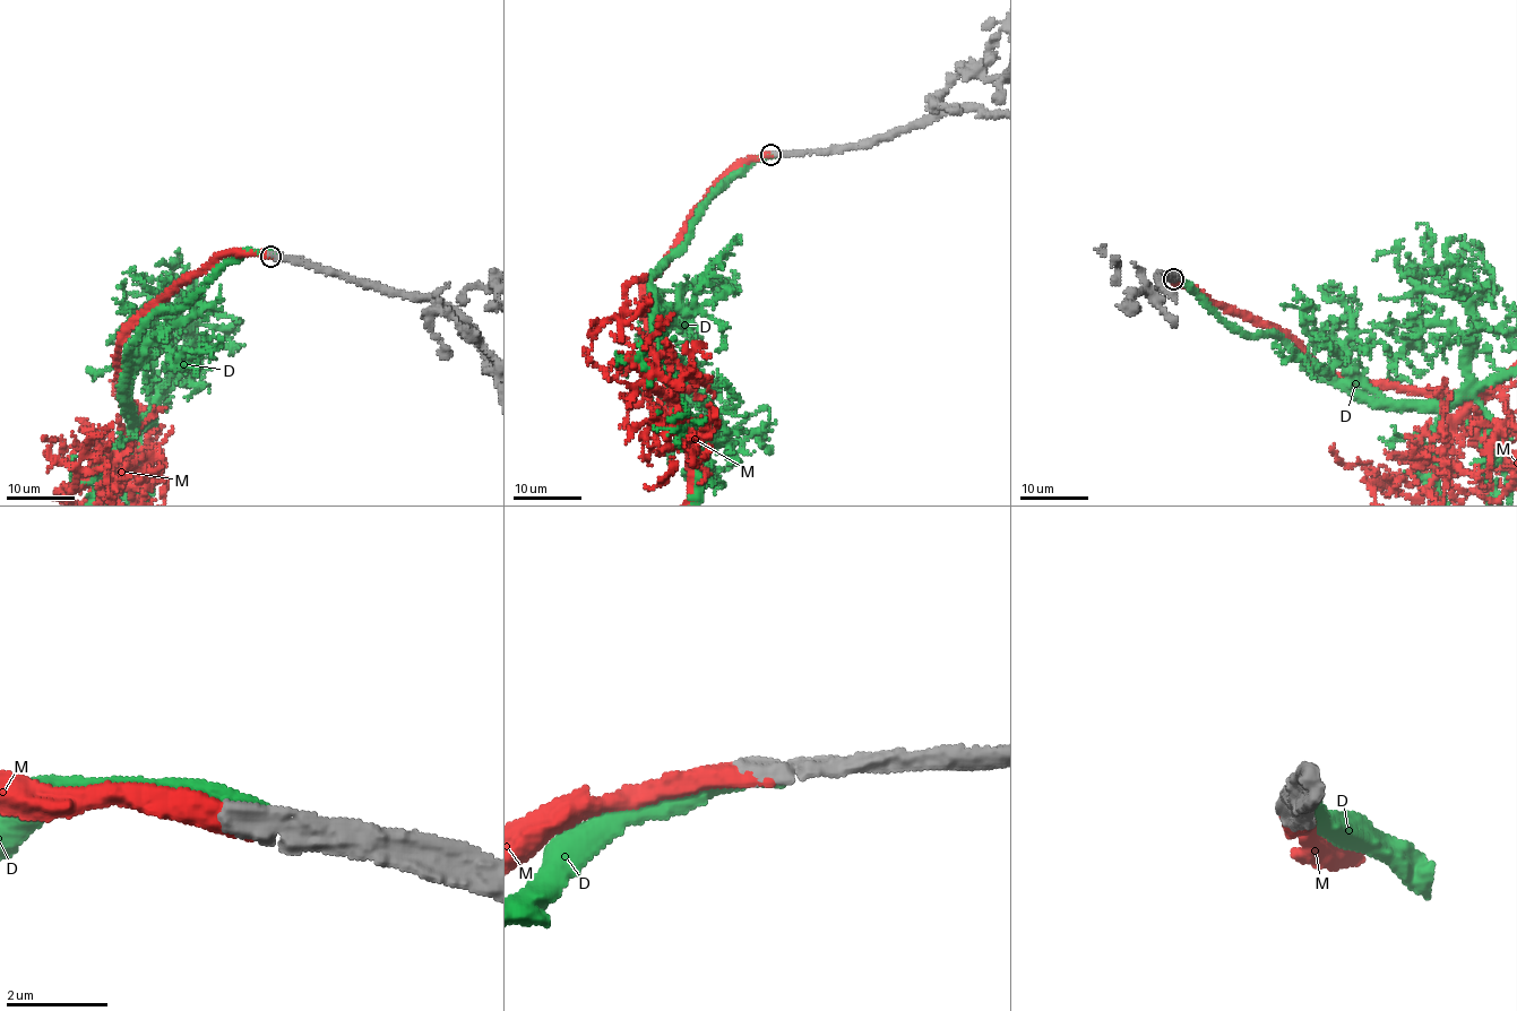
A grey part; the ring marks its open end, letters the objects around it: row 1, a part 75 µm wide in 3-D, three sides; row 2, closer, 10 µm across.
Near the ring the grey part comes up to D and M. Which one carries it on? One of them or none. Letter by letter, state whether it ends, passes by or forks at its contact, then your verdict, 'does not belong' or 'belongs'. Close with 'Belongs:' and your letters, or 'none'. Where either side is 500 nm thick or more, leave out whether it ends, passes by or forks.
D: it ends there; does not belong
M: it ends there; belongs
Belongs: M

